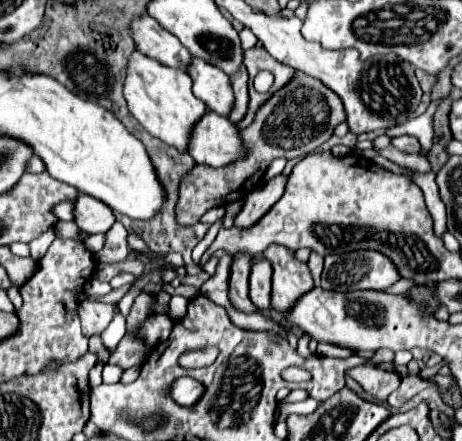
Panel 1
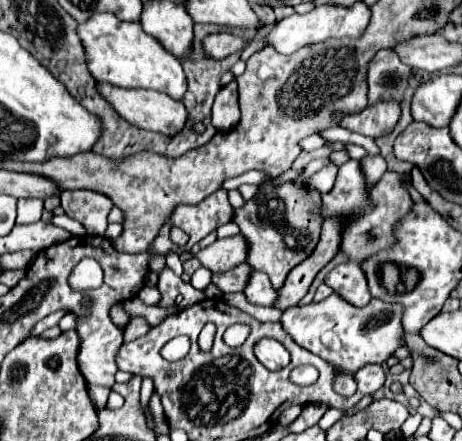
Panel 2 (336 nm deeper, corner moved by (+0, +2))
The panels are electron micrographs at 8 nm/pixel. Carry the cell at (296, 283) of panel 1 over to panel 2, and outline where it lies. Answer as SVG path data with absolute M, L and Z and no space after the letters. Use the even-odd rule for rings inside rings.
M265 179L253 199L245 201L243 207L233 209L231 221L239 225L241 235L247 241L247 263L257 271L267 273L273 289L279 289L285 283L287 273L307 259L319 243L323 225L321 195L303 181L273 185L271 179Z

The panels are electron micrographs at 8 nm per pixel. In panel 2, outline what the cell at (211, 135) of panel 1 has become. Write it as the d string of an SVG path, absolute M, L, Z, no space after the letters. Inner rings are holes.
M97 81L95 89L109 101L109 105L131 125L139 127L139 129L147 129L147 131L157 131L157 133L165 133L165 135L173 135L179 133L187 121L187 111L183 107L181 101L175 101L171 97L167 97L165 93L159 91L151 91L151 89L123 89L123 87L115 87L109 83L101 83Z

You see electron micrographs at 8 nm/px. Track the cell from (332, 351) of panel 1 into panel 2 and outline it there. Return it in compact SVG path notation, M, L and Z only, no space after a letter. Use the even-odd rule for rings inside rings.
M337 293L329 295L319 303L295 305L283 311L281 325L293 337L293 341L331 363L339 375L333 381L334 390L342 396L352 396L357 390L355 373L365 365L381 365L389 359L389 353L399 349L403 327L401 327L401 305L391 305L373 299L367 307L355 307L341 299Z

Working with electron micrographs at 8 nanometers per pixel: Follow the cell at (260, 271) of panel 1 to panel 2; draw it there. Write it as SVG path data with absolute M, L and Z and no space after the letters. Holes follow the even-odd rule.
M241 263L225 273L213 273L211 283L215 287L219 287L223 293L235 293L235 291L243 291L247 281L249 281L249 273L251 267L247 263Z

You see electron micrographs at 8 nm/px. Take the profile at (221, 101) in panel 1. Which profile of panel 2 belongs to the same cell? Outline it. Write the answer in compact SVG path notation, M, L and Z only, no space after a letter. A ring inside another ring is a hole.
M173 1L143 3L139 21L143 31L159 39L175 57L189 55L193 41L193 19L183 5L173 5Z

